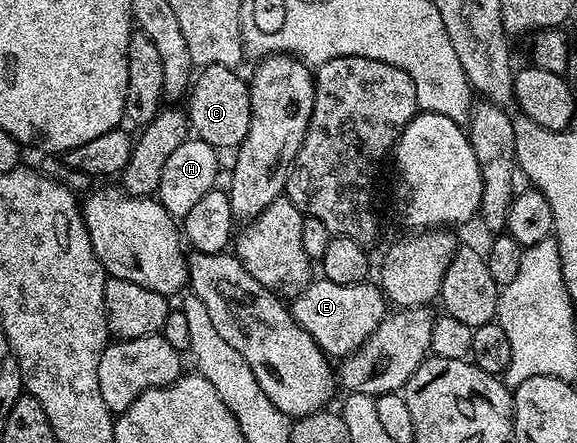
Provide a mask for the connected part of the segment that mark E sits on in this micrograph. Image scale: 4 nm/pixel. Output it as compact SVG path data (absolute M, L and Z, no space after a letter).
M316 277L301 295L291 300L290 310L294 321L306 329L310 337L314 337L325 355L347 357L355 355L374 329L378 329L386 314L386 300L384 292L372 281L358 285L334 285L334 281Z

